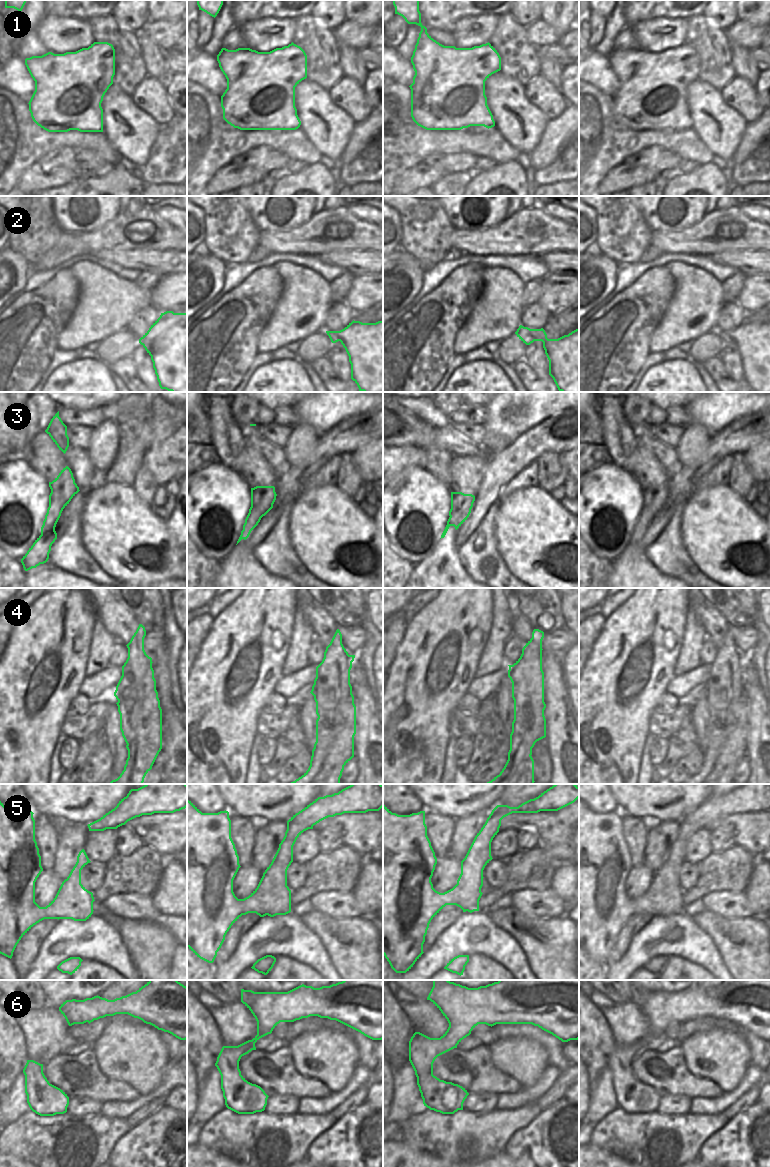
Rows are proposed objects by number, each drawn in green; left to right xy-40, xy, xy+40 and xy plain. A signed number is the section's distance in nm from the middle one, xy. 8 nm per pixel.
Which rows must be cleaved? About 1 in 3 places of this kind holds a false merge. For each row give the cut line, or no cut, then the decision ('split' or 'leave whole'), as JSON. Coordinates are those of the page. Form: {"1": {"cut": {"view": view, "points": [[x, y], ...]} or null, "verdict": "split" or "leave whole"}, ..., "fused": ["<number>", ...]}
{"1": {"cut": null, "verdict": "leave whole"}, "2": {"cut": null, "verdict": "leave whole"}, "3": {"cut": {"view": "xy", "points": [[260, 518], [254, 515], [243, 529]]}, "verdict": "split"}, "4": {"cut": {"view": "xy", "points": [[346, 700], [309, 783]]}, "verdict": "split"}, "5": {"cut": null, "verdict": "leave whole"}, "6": {"cut": null, "verdict": "leave whole"}, "fused": ["3", "4"]}

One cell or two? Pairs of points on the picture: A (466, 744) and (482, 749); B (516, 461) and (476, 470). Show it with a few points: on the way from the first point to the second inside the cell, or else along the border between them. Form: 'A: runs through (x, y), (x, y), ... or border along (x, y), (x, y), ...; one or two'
A: border along (472, 737), (472, 753), (461, 767); two
B: border along (487, 460), (485, 472), (477, 490); two

